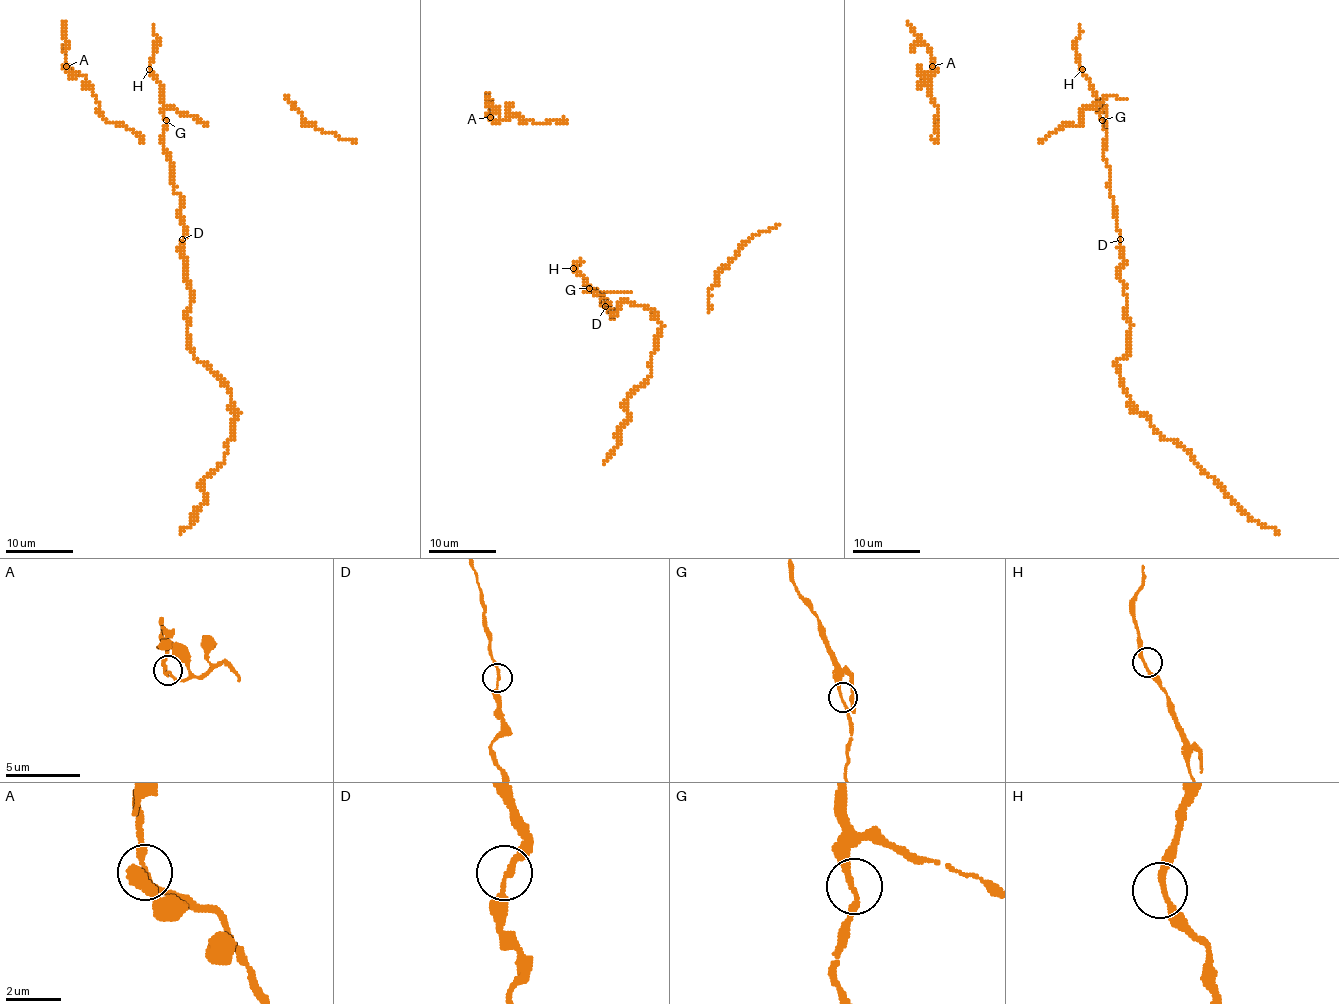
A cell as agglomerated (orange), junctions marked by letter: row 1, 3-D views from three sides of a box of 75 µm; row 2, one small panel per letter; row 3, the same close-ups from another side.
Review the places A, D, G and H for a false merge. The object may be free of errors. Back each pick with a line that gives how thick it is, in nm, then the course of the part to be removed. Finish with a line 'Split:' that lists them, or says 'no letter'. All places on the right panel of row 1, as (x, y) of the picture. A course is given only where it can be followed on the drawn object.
Split: no letter

